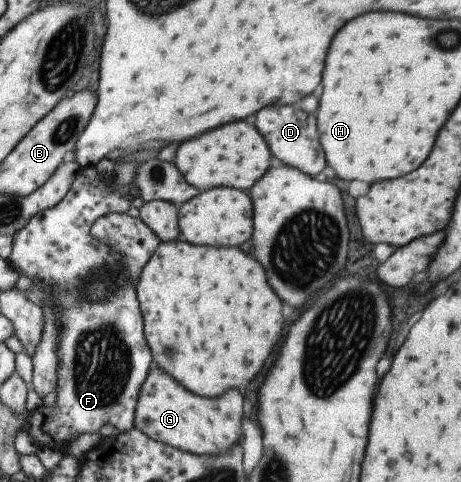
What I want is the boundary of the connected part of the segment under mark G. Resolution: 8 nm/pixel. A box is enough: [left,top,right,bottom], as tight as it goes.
[133,365,244,455]

